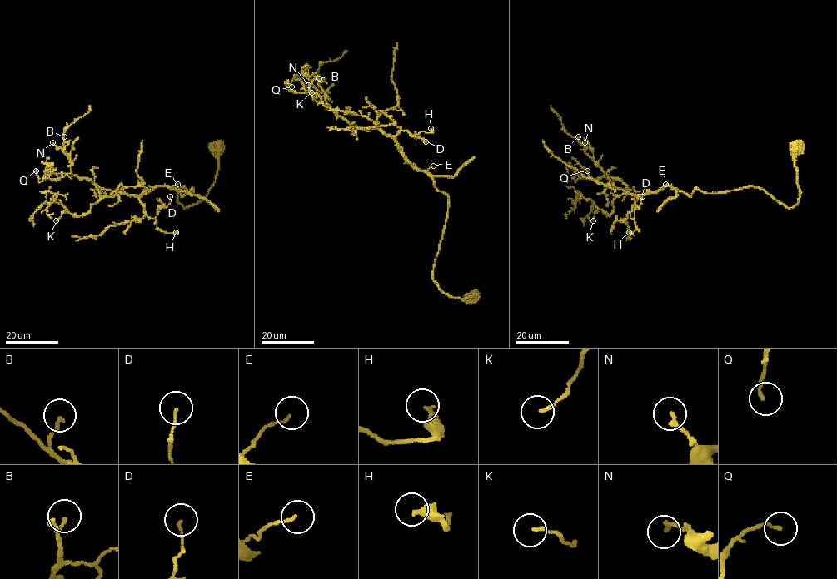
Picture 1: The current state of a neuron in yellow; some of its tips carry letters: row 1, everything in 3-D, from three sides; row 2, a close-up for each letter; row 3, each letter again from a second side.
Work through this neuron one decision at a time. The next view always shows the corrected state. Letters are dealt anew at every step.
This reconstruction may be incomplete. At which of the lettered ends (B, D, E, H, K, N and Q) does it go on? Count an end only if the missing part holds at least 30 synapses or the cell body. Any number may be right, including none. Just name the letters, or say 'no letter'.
no letter

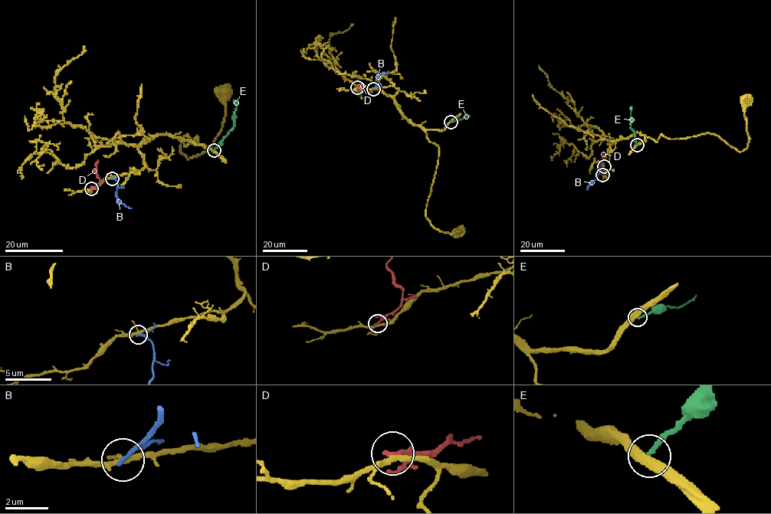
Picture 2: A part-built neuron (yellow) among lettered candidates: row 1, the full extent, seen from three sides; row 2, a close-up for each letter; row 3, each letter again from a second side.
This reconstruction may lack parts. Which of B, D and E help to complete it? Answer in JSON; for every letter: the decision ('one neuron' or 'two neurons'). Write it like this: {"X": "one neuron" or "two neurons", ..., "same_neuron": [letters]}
{"B": "two neurons", "D": "two neurons", "E": "two neurons", "same_neuron": []}

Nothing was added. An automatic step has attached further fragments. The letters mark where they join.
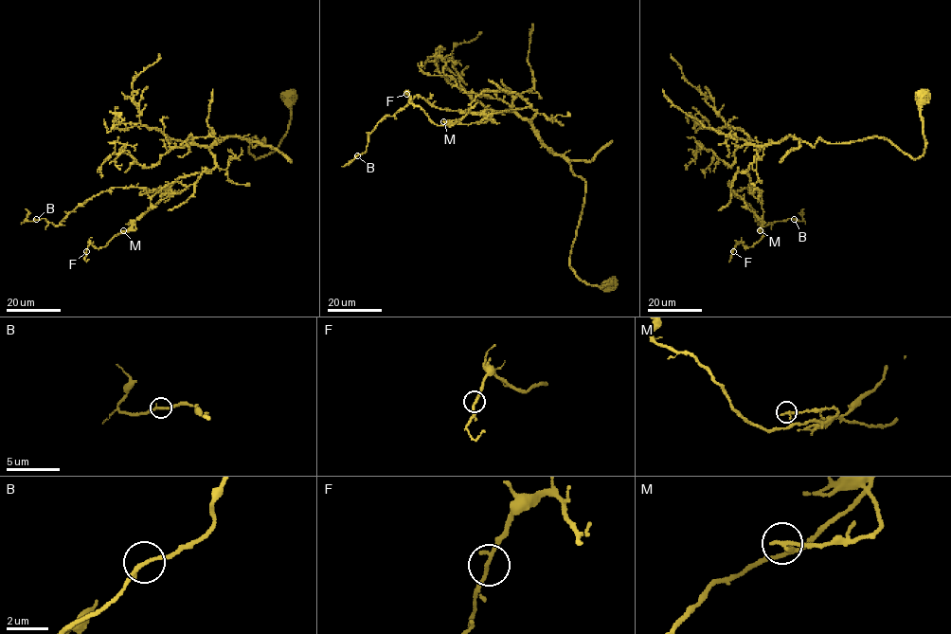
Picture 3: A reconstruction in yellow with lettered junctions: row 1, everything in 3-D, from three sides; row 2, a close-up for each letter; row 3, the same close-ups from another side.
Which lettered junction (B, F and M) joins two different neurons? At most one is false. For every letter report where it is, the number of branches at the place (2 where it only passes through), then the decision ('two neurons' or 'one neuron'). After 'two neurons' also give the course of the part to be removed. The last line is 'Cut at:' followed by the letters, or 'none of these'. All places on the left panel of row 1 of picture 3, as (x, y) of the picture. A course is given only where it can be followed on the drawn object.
B: (36, 219) | 2 | one neuron
F: (86, 251) | 2 | one neuron
M: (123, 230) | 2 | two neurons | (122, 231), (134, 229), (134, 222), (168, 195), (146, 190), (139, 192)
Cut at: M

